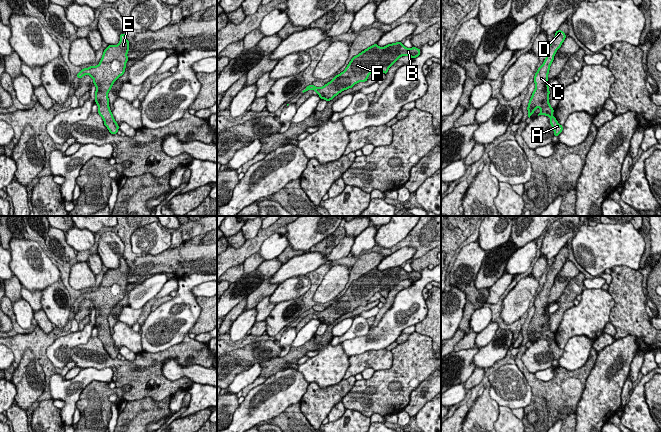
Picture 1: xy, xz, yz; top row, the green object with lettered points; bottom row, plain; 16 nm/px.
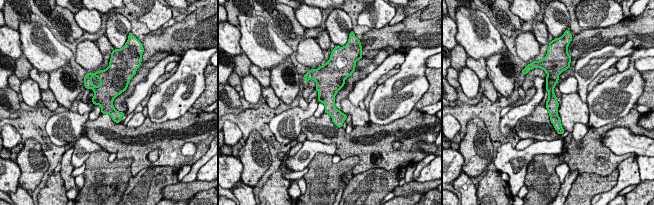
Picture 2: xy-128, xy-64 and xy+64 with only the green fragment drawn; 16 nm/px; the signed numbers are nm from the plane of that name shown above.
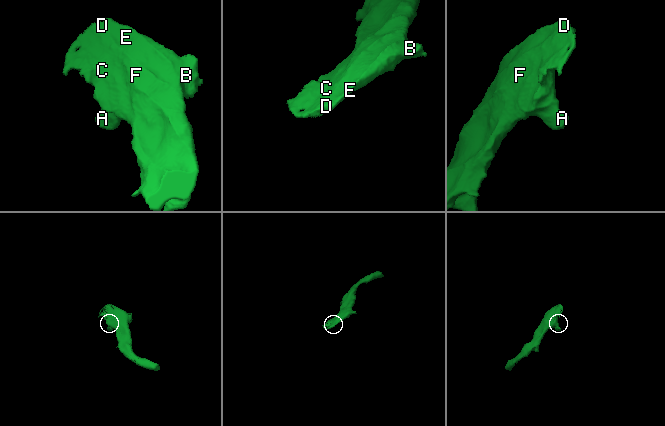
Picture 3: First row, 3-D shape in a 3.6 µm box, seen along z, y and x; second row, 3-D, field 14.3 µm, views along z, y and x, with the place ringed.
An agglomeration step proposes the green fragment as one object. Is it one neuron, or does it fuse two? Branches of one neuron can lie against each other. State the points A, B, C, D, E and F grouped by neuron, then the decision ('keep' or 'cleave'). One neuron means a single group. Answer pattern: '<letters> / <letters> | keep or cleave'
A B C D E F | keep

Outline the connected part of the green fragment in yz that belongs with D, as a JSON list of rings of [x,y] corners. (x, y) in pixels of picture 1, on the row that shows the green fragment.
[[[557,30],[553,40],[548,45],[546,58],[543,64],[538,68],[538,71],[534,76],[535,89],[528,103],[528,117],[534,113],[537,108],[541,109],[539,115],[545,115],[550,118],[550,124],[554,131],[554,136],[559,136],[563,130],[563,126],[558,123],[556,118],[553,116],[554,109],[549,103],[549,85],[548,85],[548,74],[550,66],[554,60],[556,51],[561,47],[566,34],[562,30]]]

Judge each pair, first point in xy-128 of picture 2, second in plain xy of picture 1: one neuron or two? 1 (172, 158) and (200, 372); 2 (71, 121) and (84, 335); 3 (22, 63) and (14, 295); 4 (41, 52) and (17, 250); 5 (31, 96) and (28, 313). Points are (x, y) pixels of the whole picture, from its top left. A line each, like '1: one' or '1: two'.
1: two
2: one
3: one
4: one
5: one

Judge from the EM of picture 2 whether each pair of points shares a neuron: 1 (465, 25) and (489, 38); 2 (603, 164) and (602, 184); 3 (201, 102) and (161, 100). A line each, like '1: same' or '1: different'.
1: same
2: different
3: different

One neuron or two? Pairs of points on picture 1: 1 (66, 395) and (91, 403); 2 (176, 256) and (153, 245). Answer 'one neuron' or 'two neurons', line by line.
1: two neurons
2: two neurons

